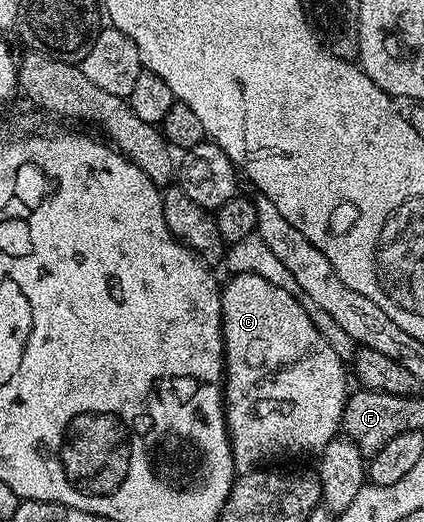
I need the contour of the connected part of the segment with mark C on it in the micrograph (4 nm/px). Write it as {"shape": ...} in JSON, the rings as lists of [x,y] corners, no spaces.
{"shape":[[[235,273],[230,277],[231,281],[221,286],[222,291],[222,348],[226,351],[226,363],[224,366],[224,404],[226,407],[226,429],[230,433],[230,450],[232,451],[232,459],[234,460],[235,470],[239,474],[251,472],[255,467],[262,467],[265,461],[270,461],[273,457],[282,457],[285,453],[314,453],[313,455],[321,454],[322,448],[327,445],[328,442],[335,440],[339,436],[340,426],[342,424],[342,409],[346,405],[346,398],[348,396],[348,388],[346,389],[346,373],[348,377],[348,369],[342,366],[344,361],[343,354],[335,351],[331,347],[324,335],[317,329],[316,324],[313,323],[313,319],[309,317],[307,306],[303,304],[301,300],[295,294],[282,290],[280,286],[274,286],[268,281],[268,279],[261,278],[260,275],[252,273]]]}

